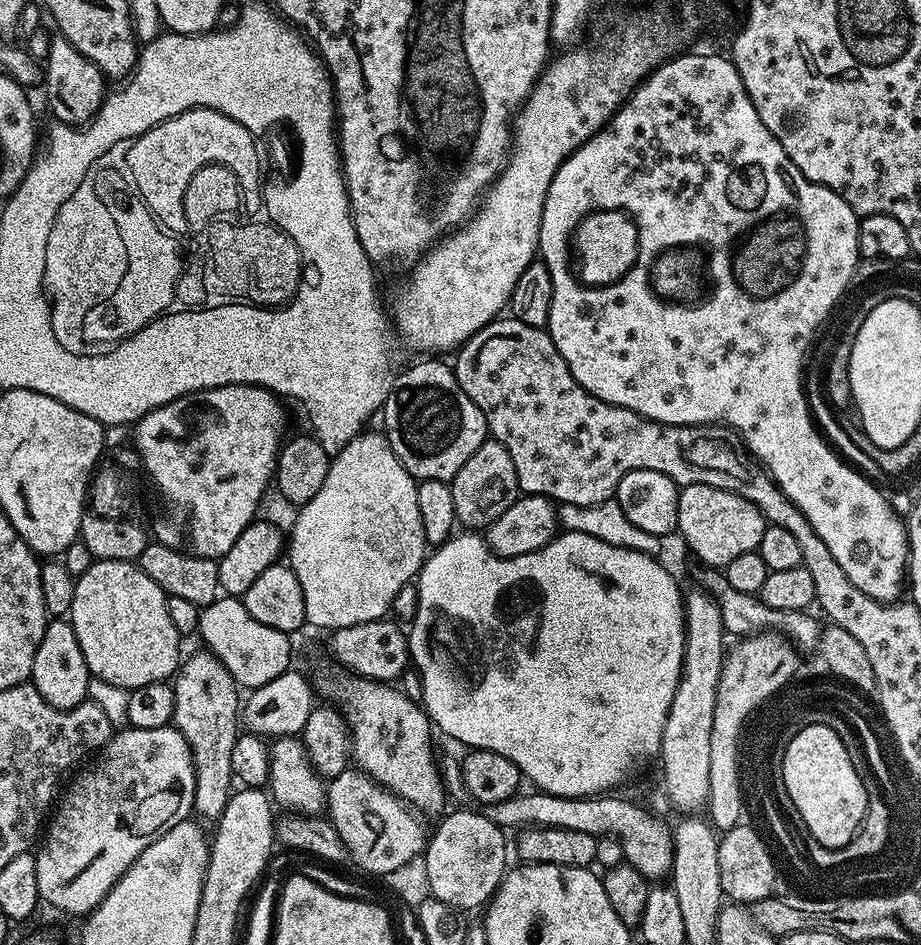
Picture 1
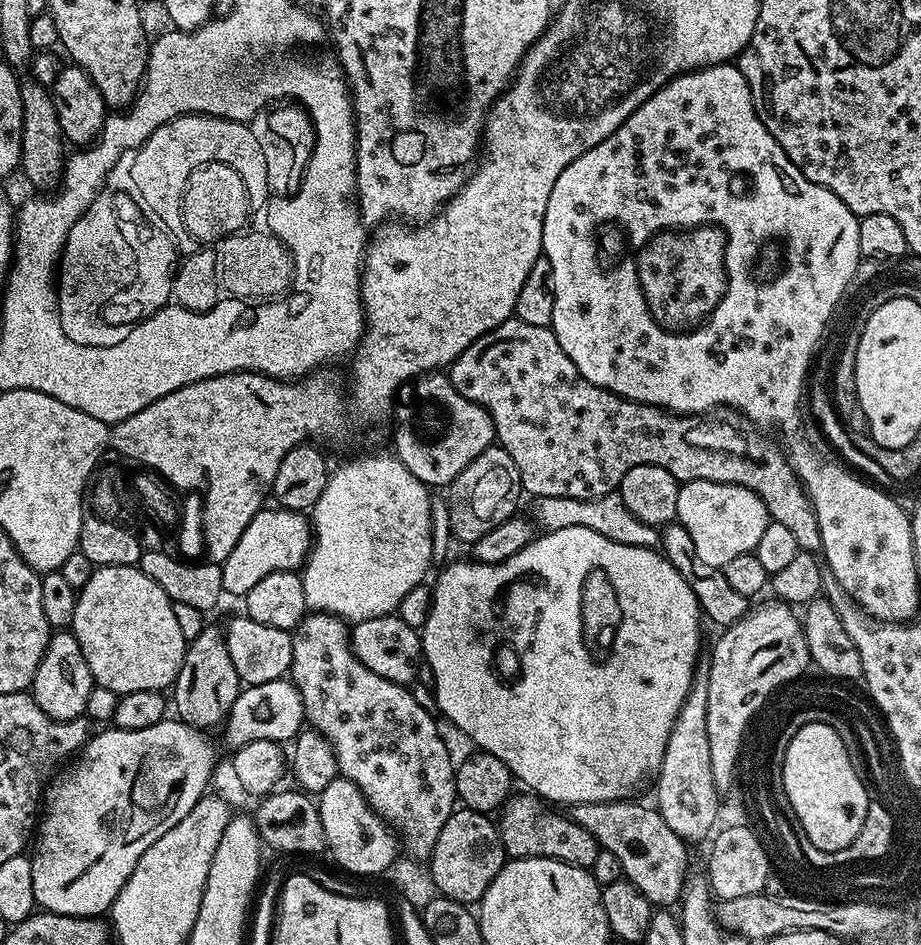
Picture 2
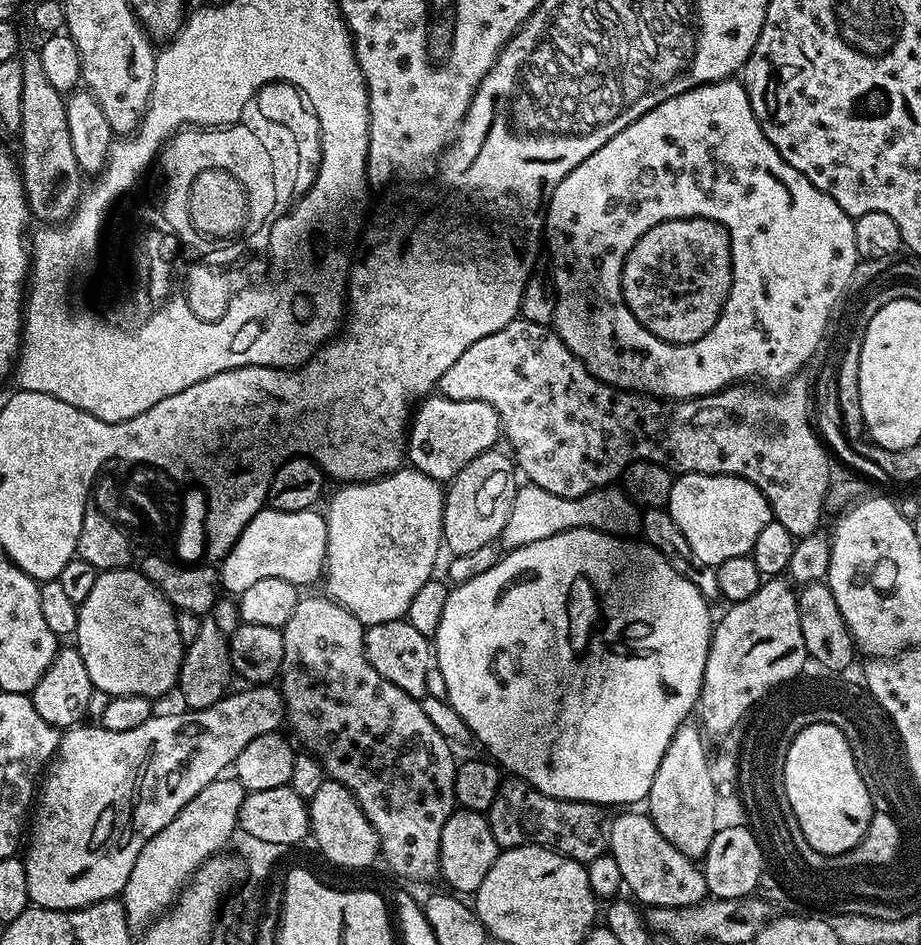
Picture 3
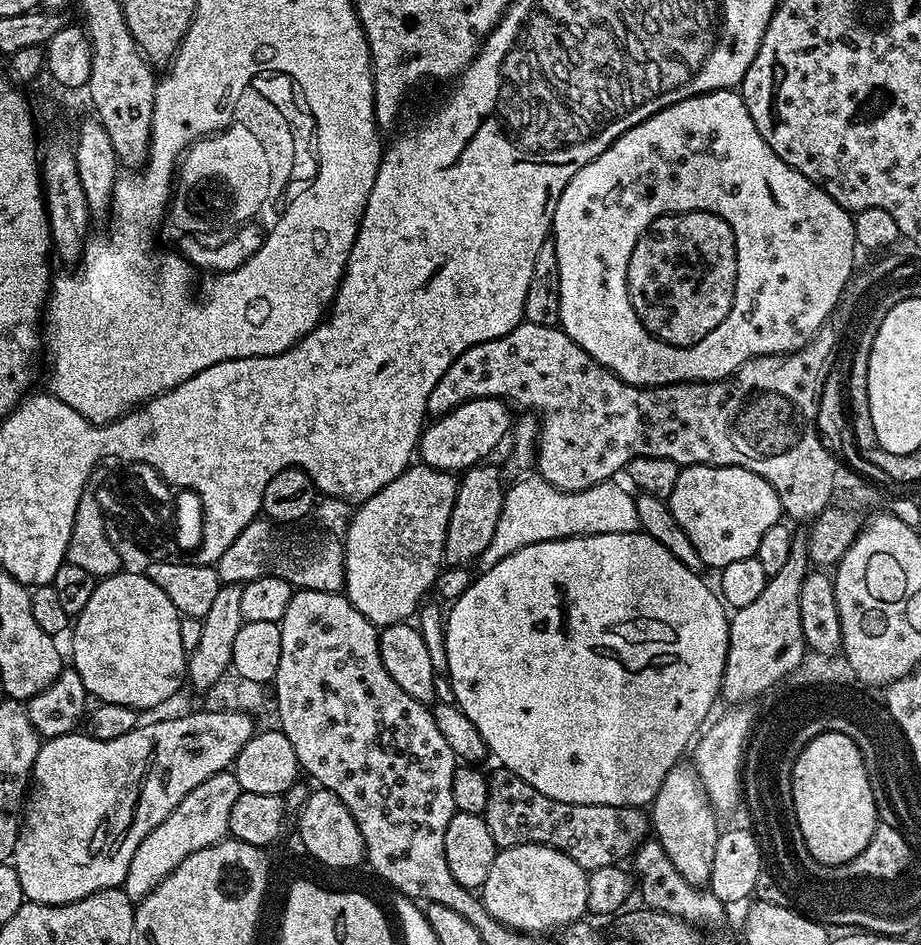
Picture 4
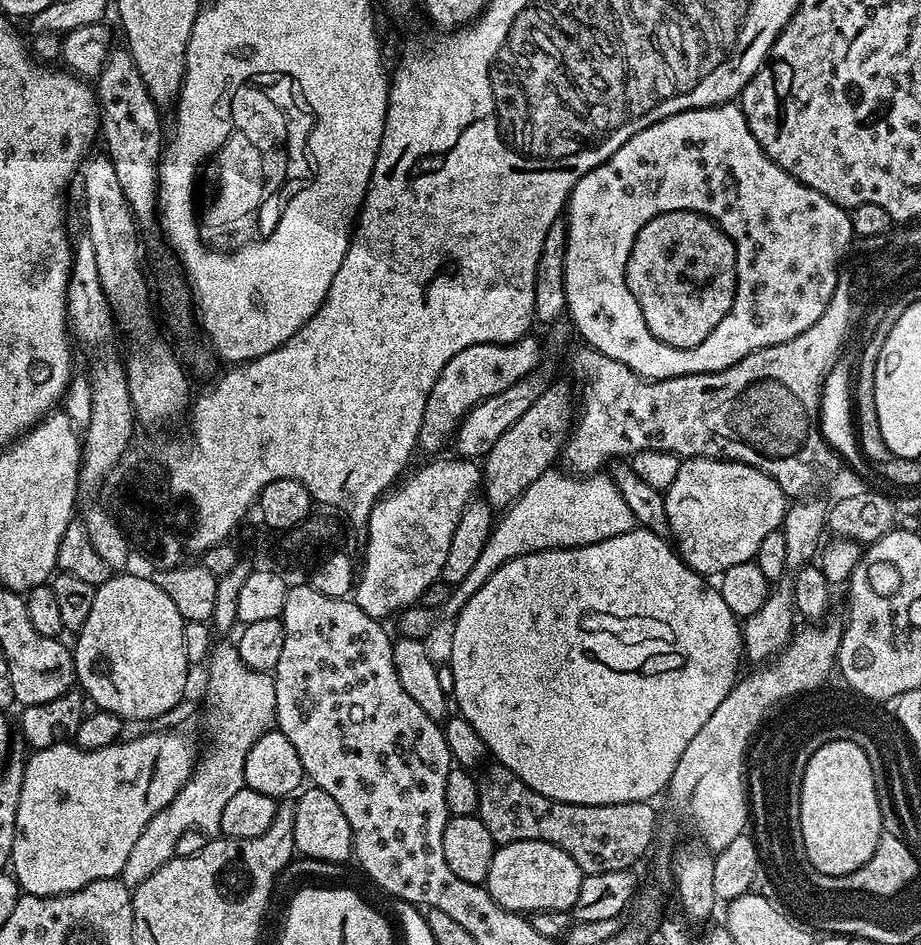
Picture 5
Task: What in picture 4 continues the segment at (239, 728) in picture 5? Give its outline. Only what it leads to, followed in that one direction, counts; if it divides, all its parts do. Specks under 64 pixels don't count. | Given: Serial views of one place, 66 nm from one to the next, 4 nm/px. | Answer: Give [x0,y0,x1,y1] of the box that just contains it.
[122,770,240,902]

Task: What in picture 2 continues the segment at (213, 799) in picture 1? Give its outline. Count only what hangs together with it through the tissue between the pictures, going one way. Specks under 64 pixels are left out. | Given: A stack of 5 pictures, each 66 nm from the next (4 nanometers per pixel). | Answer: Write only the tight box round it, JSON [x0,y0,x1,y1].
[170,626,242,730]

